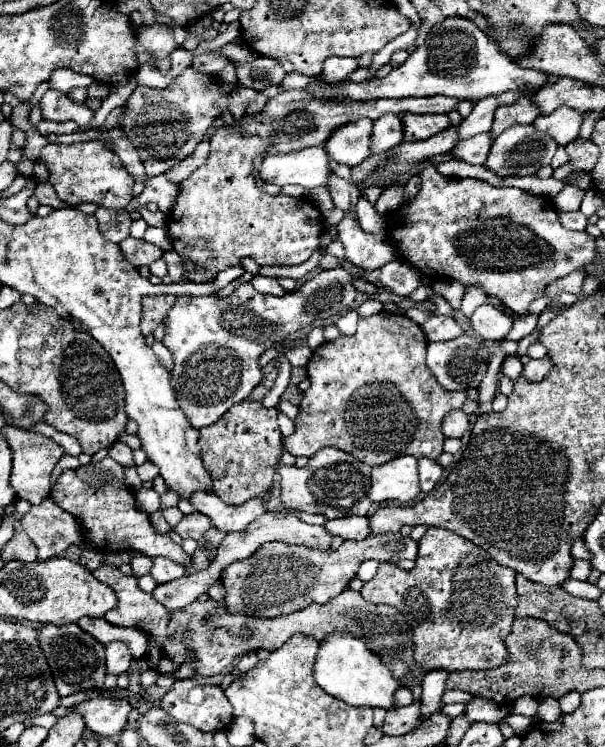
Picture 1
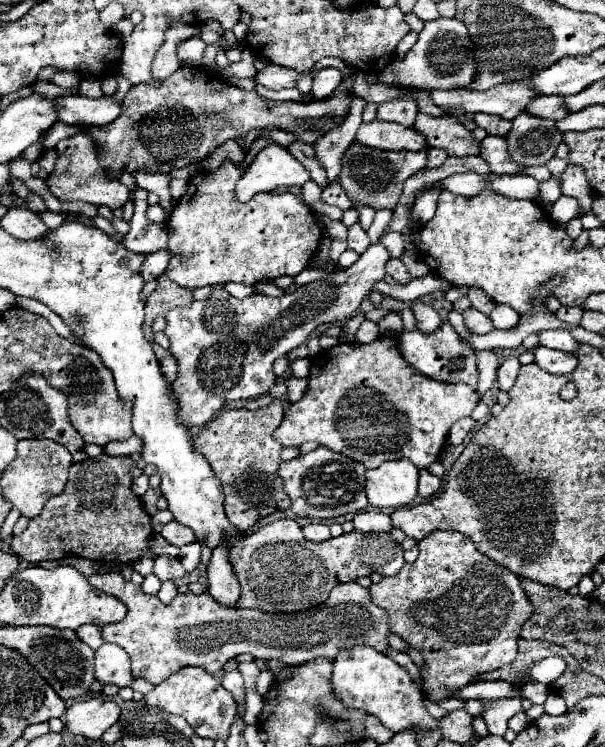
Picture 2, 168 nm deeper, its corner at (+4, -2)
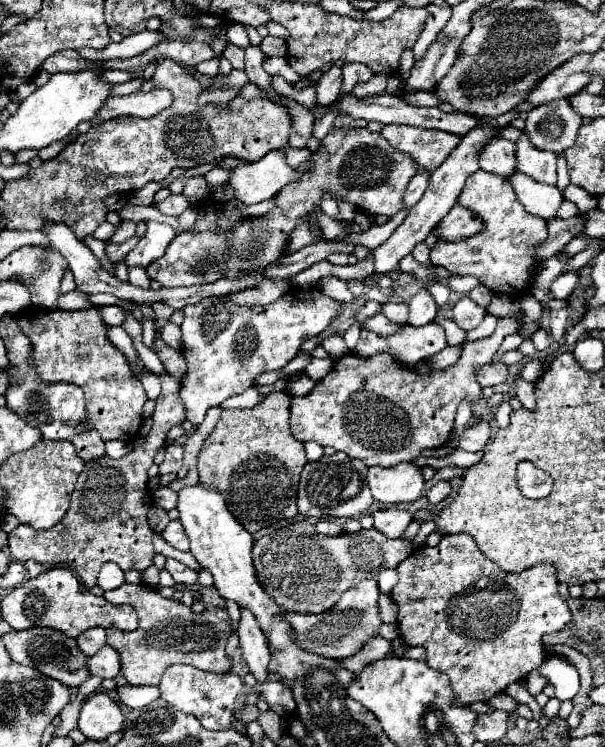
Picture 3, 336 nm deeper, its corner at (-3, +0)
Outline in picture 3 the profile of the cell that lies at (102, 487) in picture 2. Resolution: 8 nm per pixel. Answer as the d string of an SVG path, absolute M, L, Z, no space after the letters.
M170 374L160 376L160 380L162 394L156 400L156 410L152 414L154 426L150 434L146 438L136 438L134 450L120 460L104 456L88 462L72 492L72 504L60 524L40 532L26 524L14 528L8 534L8 550L12 558L20 562L36 560L40 564L64 564L74 570L88 590L96 586L100 566L106 562L114 562L122 570L138 572L144 572L148 566L152 566L154 532L148 526L148 510L154 502L148 492L148 468L154 464L154 456L162 448L168 430L186 420L184 404L180 402L178 394L180 382L176 382Z

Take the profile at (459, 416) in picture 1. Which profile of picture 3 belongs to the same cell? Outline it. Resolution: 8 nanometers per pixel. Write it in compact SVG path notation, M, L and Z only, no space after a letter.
M480 422L478 426L472 426L472 428L466 428L458 442L456 442L456 448L458 450L466 450L466 452L480 452L488 440L492 438L492 428L488 422Z

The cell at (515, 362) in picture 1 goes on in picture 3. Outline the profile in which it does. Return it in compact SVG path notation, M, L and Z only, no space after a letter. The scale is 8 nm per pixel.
M516 378L516 398L522 402L526 410L536 410L536 396L532 382L526 382L524 378Z

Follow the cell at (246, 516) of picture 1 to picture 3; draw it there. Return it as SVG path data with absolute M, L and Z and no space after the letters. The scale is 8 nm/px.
M240 610L240 626L238 626L238 638L240 638L240 648L242 648L242 656L250 666L250 672L256 676L258 684L254 686L254 690L260 690L260 684L266 680L268 672L266 666L270 662L270 650L266 646L266 638L256 622L256 618L252 618L250 610Z

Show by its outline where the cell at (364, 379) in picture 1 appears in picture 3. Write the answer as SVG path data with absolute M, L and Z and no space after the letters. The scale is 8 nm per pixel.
M512 318L498 320L496 332L478 342L466 342L466 356L446 370L416 374L400 368L388 354L362 358L346 354L336 360L334 370L302 398L292 398L290 430L300 442L314 440L320 446L332 446L350 458L362 460L366 466L396 466L396 462L412 462L422 450L444 446L454 430L458 404L468 398L478 400L482 386L476 372L492 362L504 336L516 334L520 322Z

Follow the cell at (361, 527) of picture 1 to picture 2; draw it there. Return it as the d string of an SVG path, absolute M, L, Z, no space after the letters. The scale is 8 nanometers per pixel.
M359 512L353 516L353 528L359 532L389 532L393 526L385 512Z

